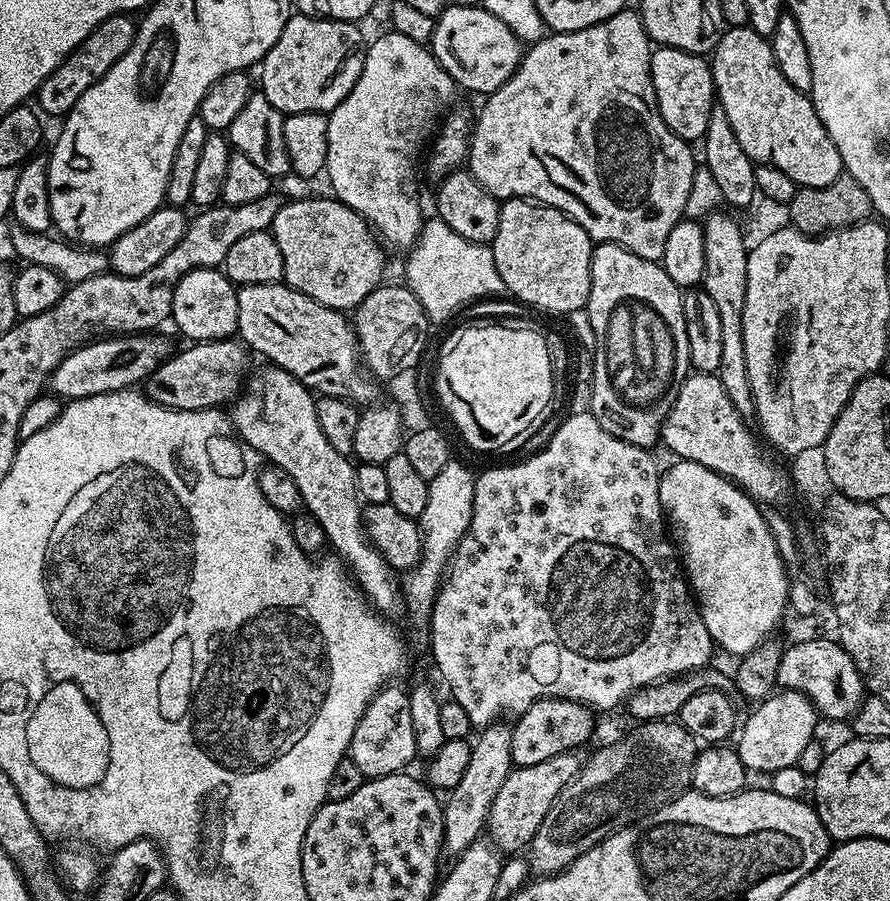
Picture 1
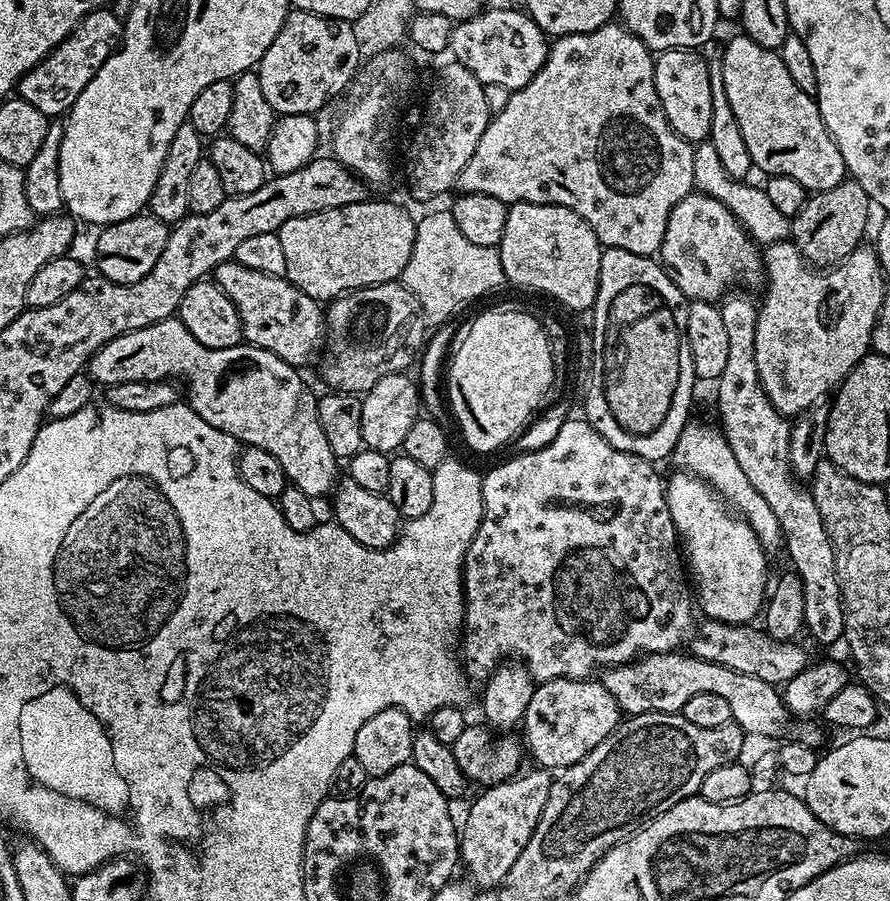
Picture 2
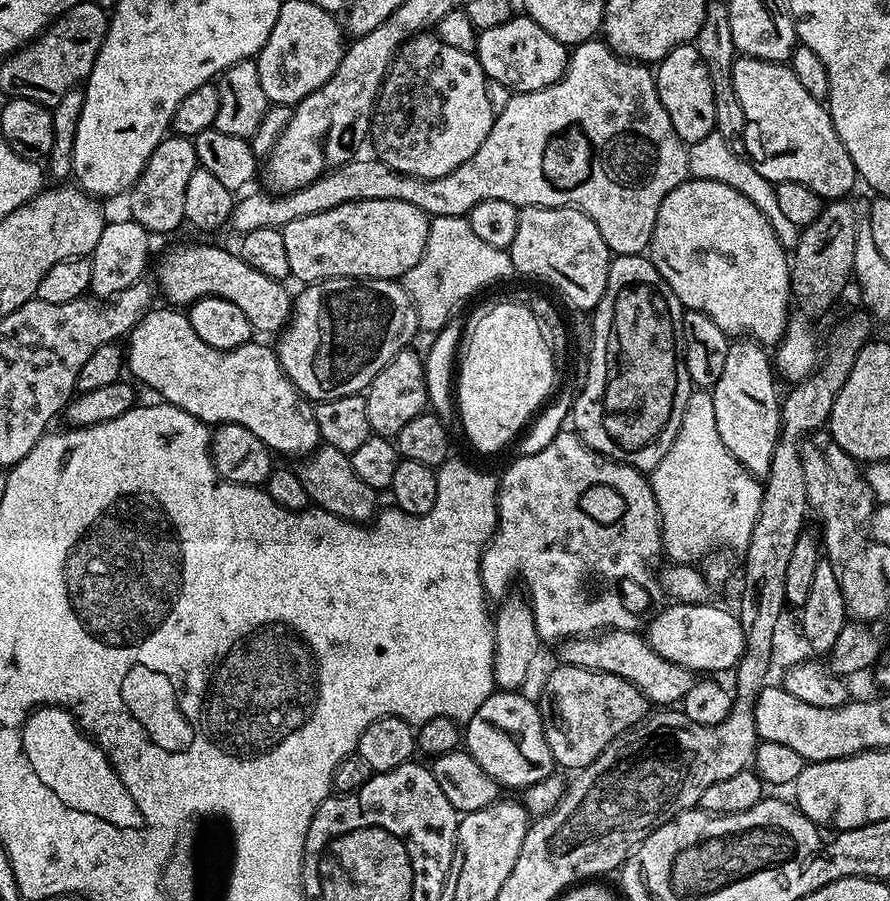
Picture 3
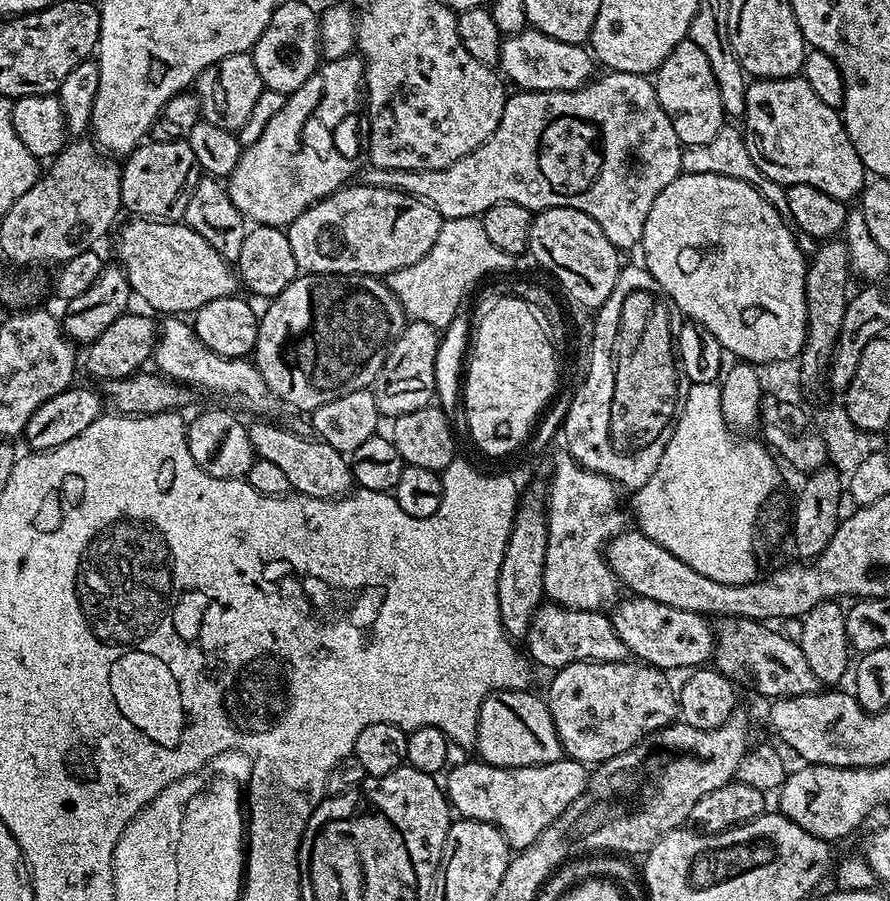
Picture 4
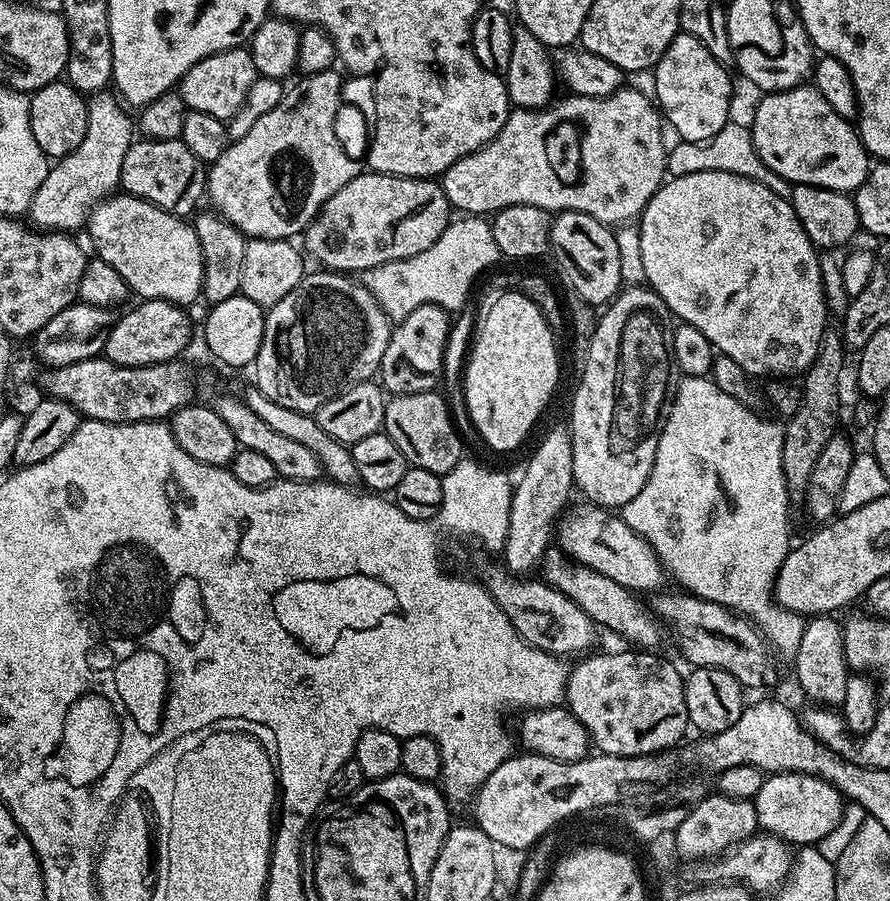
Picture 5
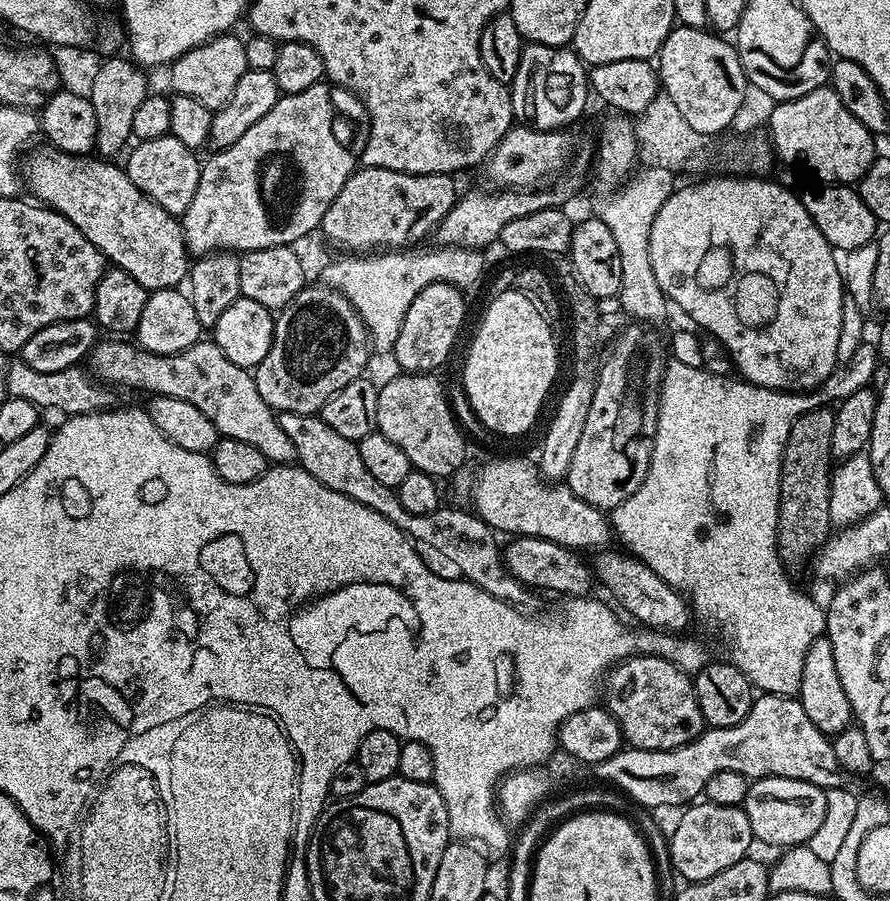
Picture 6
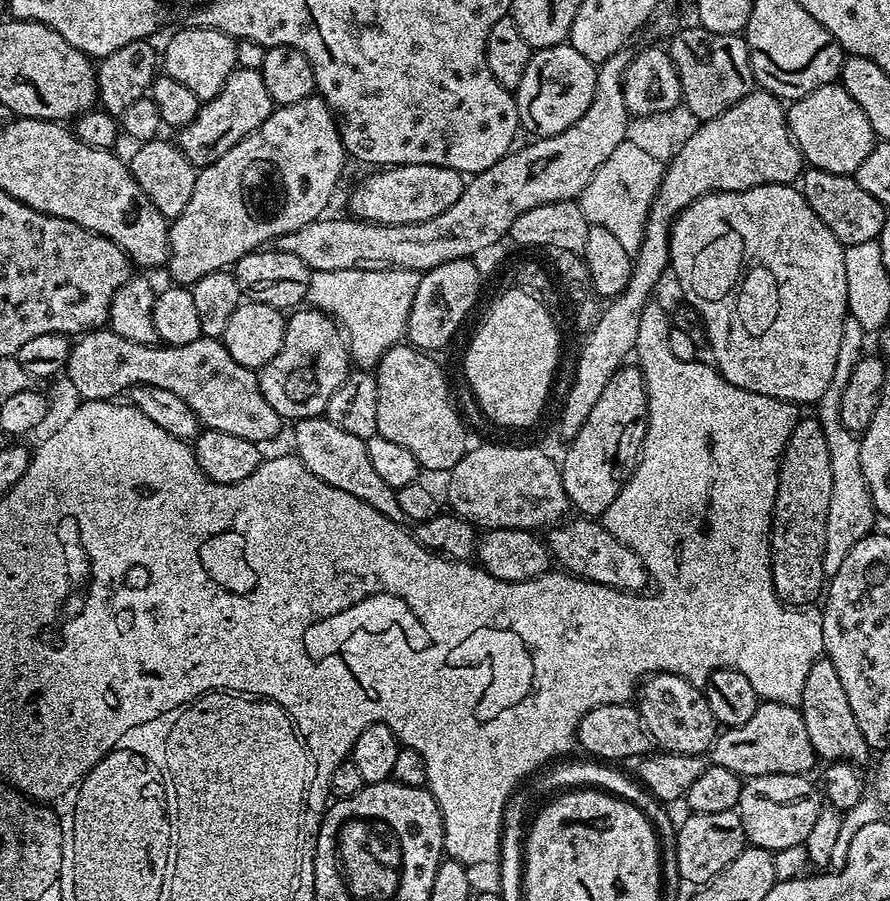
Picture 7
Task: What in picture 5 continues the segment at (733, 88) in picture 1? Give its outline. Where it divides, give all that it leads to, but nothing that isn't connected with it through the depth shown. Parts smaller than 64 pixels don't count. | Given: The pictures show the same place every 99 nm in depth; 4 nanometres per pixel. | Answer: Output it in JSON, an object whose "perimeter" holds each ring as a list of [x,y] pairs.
{"perimeter":[[[814,86],[787,88],[759,97],[750,121],[754,150],[774,174],[794,184],[855,193],[868,176],[870,157],[852,120],[834,114]]]}

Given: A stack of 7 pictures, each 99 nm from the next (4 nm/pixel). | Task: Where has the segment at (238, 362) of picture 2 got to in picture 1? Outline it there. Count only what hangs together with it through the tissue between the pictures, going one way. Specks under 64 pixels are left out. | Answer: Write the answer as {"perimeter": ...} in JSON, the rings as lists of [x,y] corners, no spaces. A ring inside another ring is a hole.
{"perimeter":[[[116,334],[111,338],[96,338],[74,349],[48,379],[47,387],[51,395],[64,402],[90,398],[107,392],[120,392],[123,388],[143,385],[158,362],[172,355],[174,345],[160,334]],[[264,366],[254,376],[247,381],[248,391],[252,389],[264,393],[255,396],[245,391],[231,405],[230,419],[236,435],[253,453],[261,457],[264,455],[265,461],[282,466],[282,470],[294,478],[304,499],[304,508],[311,516],[318,518],[318,522],[322,522],[322,530],[326,530],[331,551],[336,551],[335,555],[352,567],[351,575],[364,599],[377,612],[393,618],[399,614],[400,608],[402,612],[406,604],[401,581],[364,532],[362,501],[356,493],[353,461],[338,454],[338,450],[330,446],[326,434],[322,434],[322,426],[318,426],[316,396],[298,378],[275,366]]]}

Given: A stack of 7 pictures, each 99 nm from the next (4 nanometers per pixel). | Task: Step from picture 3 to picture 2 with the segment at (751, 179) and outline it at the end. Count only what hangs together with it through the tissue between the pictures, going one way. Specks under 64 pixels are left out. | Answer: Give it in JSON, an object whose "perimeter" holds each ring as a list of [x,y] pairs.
{"perimeter":[[[699,141],[693,149],[693,173],[695,191],[703,193],[704,196],[710,196],[716,201],[722,202],[728,210],[734,214],[735,218],[743,225],[746,233],[753,241],[760,246],[776,244],[779,241],[791,237],[791,221],[789,217],[779,213],[770,203],[763,187],[759,185],[752,186],[750,182],[738,181],[732,176],[726,174],[722,162],[718,159],[718,154],[712,143],[708,141]]]}

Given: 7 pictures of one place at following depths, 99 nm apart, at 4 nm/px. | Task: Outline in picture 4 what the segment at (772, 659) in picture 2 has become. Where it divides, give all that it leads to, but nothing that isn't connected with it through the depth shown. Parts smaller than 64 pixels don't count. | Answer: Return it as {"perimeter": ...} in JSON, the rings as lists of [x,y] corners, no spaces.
{"perimeter":[[[629,595],[627,599],[621,599],[611,609],[610,615],[618,638],[622,638],[637,661],[665,670],[695,670],[713,659],[716,638],[713,625],[705,617],[690,610],[674,610],[674,606],[666,606],[650,598]]]}

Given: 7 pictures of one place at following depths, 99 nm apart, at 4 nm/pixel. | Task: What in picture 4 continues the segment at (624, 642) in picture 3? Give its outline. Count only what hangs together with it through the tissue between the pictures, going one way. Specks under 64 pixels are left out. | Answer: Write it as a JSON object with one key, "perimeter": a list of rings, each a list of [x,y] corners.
{"perimeter":[[[545,602],[532,615],[530,630],[526,637],[527,655],[533,665],[541,664],[544,668],[555,670],[565,668],[574,662],[618,662],[629,659],[627,646],[618,638],[612,625],[611,615],[597,610],[578,610],[563,608],[560,604]]]}

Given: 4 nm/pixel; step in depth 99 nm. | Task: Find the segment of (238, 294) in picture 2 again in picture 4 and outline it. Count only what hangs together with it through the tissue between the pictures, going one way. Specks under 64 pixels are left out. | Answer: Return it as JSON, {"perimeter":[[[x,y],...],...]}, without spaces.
{"perimeter":[[[139,218],[129,219],[129,224],[121,223],[116,236],[116,256],[119,267],[123,268],[126,278],[130,282],[133,293],[140,296],[153,308],[151,311],[168,312],[164,314],[194,314],[206,302],[214,302],[214,298],[226,298],[233,295],[238,288],[238,276],[233,265],[202,238],[190,226],[183,222],[173,222],[171,220],[141,220]]]}

